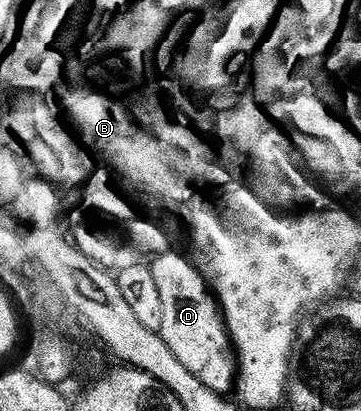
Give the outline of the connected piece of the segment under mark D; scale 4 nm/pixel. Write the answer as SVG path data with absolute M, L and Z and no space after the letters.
M169 249L161 255L151 256L150 268L155 288L158 289L159 304L162 305L160 336L170 348L170 353L180 364L190 369L202 385L221 393L233 390L236 372L236 356L228 329L224 326L224 317L220 314L212 288L205 281L203 273L196 268L195 262L175 249Z

